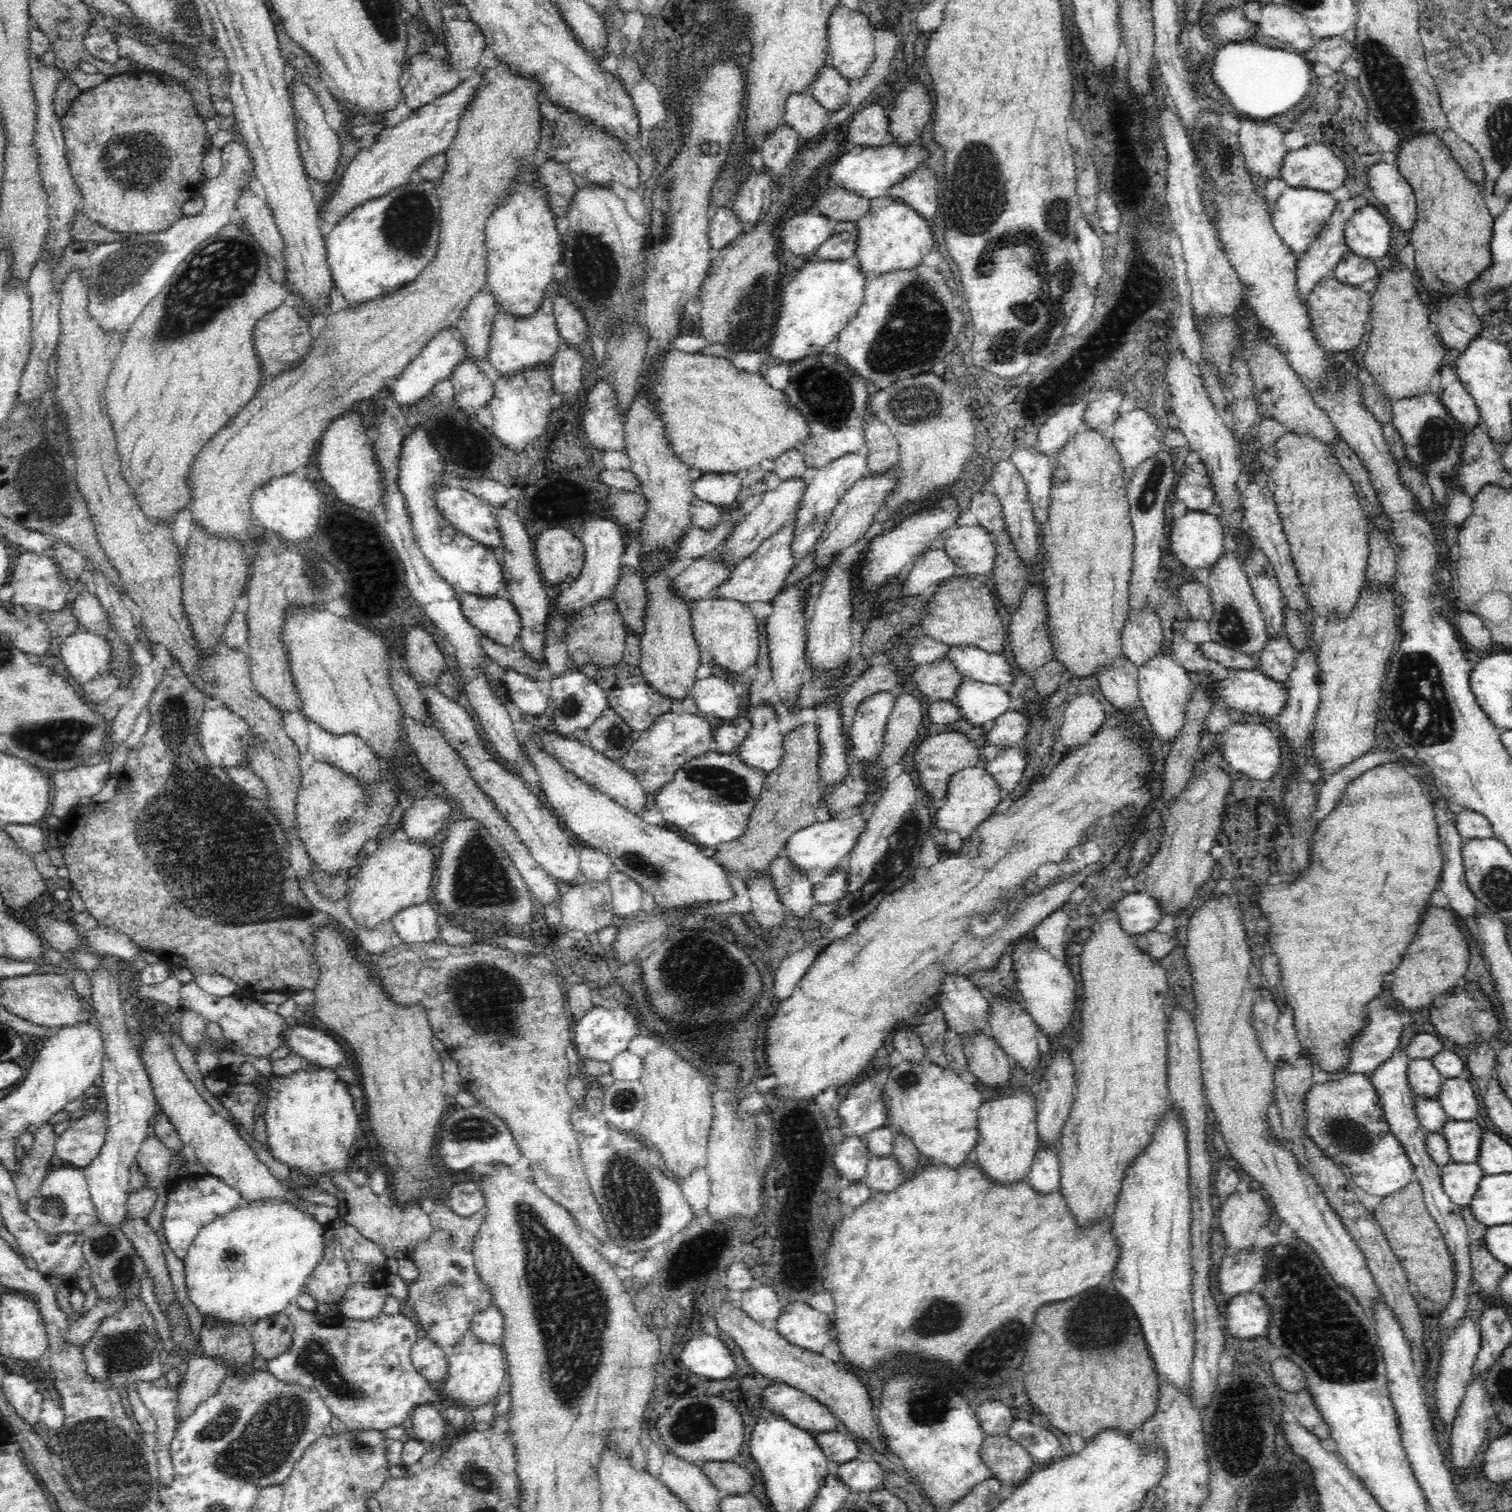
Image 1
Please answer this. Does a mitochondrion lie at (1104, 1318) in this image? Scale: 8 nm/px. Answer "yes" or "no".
yes

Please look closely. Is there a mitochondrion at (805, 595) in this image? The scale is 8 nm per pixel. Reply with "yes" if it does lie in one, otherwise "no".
no

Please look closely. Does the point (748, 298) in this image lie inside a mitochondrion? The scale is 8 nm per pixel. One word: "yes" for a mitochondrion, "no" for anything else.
yes

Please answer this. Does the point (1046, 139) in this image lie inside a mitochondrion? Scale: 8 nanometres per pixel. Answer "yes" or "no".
yes

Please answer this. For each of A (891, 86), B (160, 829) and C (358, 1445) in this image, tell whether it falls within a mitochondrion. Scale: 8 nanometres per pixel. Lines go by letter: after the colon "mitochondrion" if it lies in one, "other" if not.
A: other
B: mitochondrion
C: mitochondrion

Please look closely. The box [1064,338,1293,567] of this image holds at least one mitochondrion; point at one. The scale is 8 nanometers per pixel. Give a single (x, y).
(1147, 497)

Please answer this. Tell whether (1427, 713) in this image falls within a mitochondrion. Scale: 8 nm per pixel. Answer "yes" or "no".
yes

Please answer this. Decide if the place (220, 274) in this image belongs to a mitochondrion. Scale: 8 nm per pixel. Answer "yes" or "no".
yes

